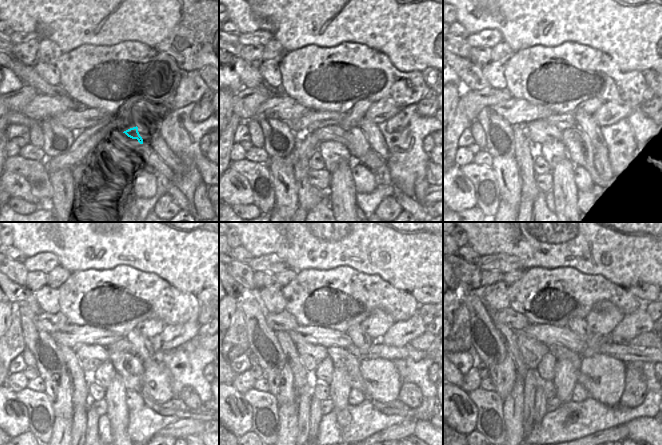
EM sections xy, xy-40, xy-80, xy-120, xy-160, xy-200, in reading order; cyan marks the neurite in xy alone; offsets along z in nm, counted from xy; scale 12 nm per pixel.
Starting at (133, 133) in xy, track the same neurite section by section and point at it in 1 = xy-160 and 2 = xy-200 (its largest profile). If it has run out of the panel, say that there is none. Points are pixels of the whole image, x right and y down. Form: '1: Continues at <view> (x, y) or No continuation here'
1: Continues at xy-160 (340, 357)
2: Continues at xy-200 (560, 352).

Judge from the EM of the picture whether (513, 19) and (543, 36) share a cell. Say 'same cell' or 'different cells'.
same cell

